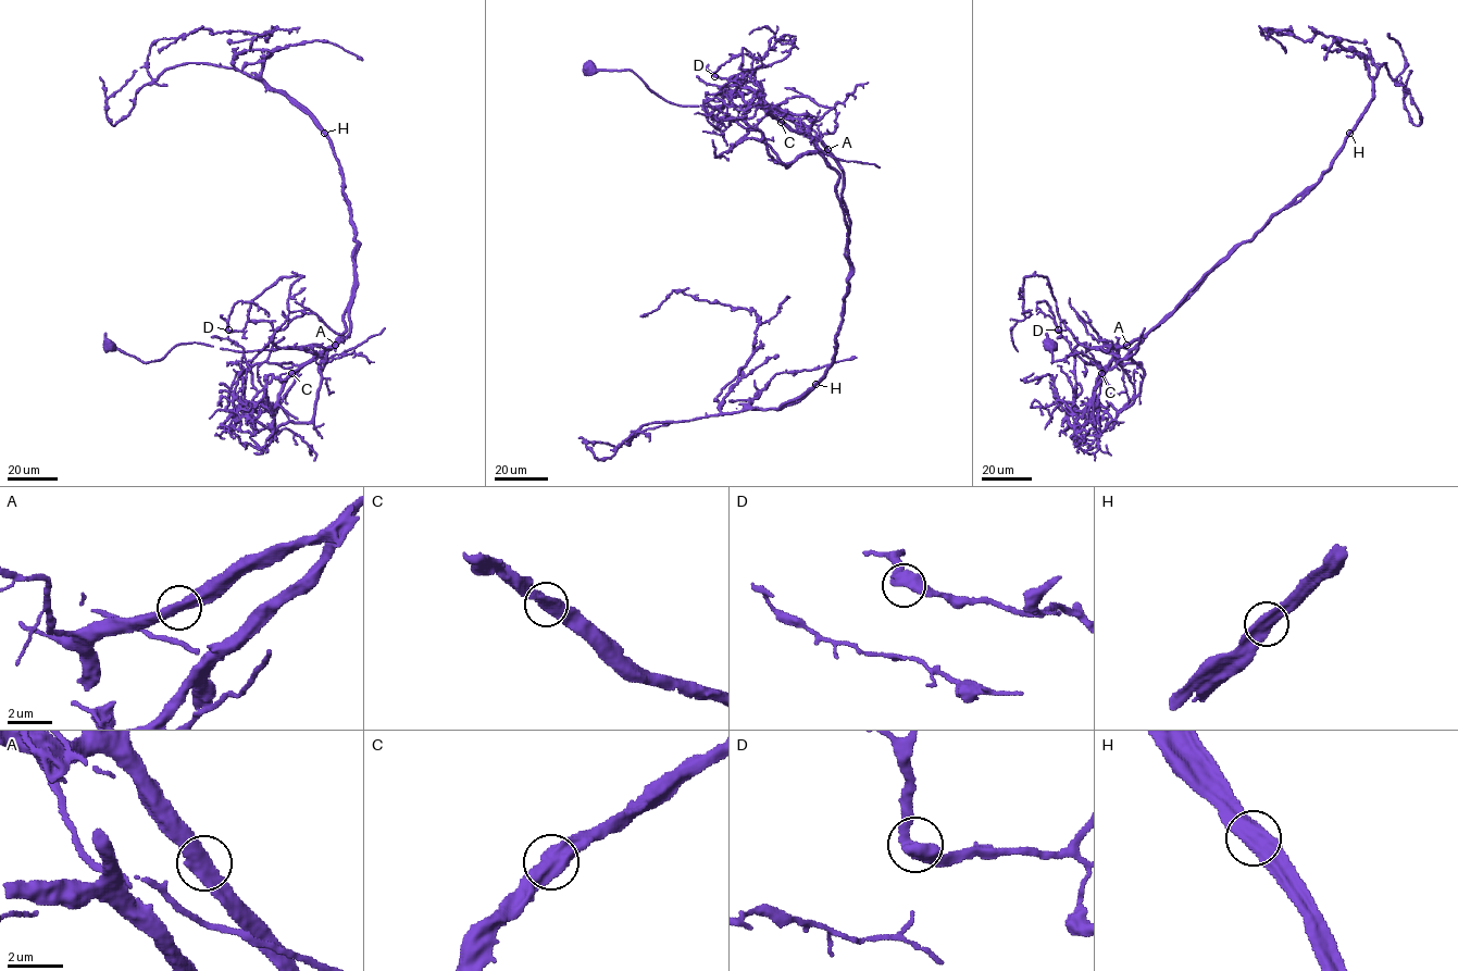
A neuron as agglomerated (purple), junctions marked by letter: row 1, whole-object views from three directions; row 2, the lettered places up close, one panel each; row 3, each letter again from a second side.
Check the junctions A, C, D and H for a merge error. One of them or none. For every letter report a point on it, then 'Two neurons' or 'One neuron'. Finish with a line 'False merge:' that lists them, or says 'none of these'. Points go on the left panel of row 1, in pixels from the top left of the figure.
A: Place: (335, 345). One neuron
C: Place: (291, 373). One neuron
D: Place: (228, 330). One neuron
H: Place: (324, 133). Two neurons
False merge: H

